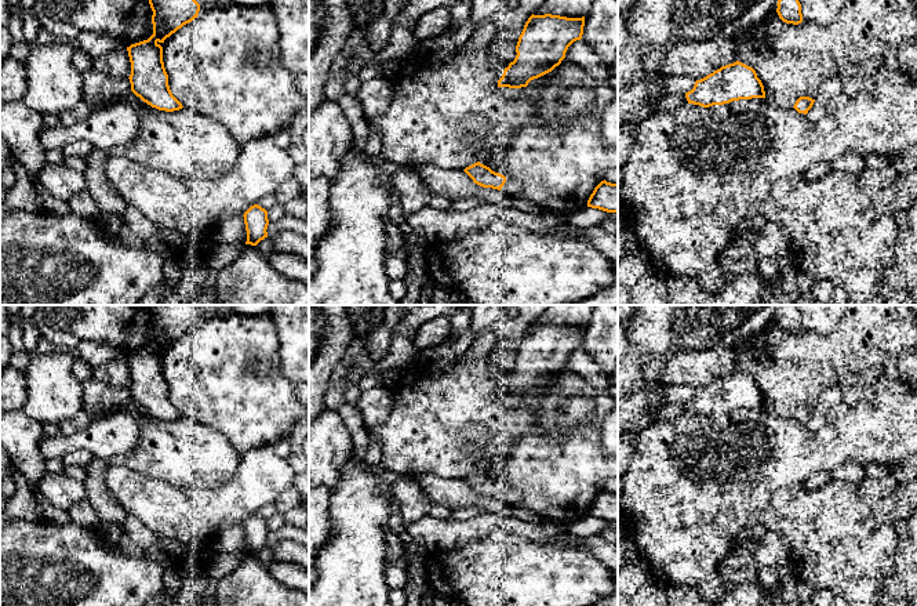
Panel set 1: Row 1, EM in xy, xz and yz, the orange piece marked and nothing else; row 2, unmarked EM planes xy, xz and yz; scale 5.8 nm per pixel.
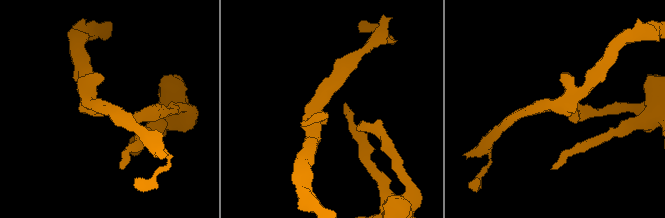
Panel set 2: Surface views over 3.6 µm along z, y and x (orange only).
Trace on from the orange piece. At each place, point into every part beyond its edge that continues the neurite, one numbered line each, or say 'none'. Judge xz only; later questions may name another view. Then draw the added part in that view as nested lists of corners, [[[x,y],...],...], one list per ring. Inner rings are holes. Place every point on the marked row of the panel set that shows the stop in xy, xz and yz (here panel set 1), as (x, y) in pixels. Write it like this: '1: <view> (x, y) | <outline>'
1: xz (512, 187) | [[[506,178],[505,185],[502,186],[501,192],[507,196],[517,196],[523,190],[523,184],[513,178]]]

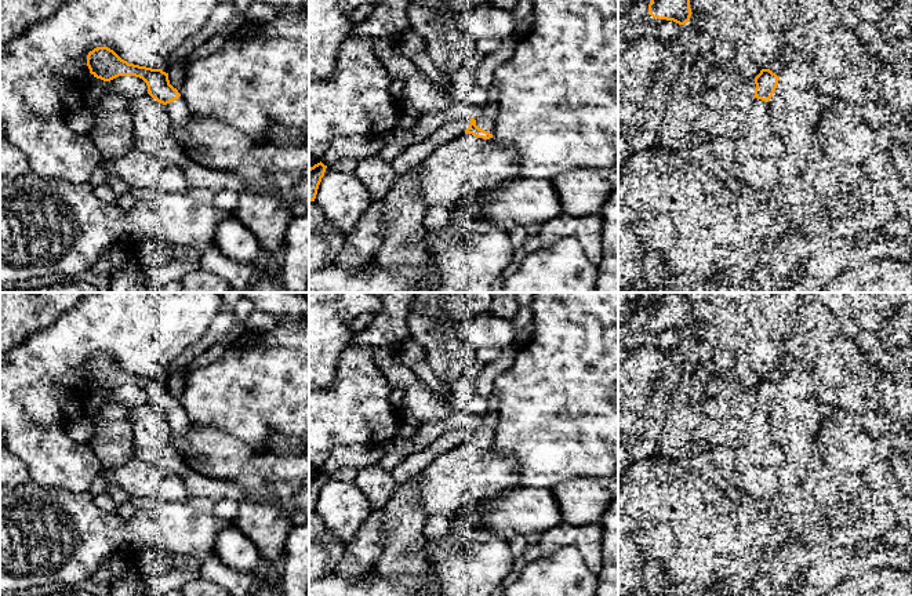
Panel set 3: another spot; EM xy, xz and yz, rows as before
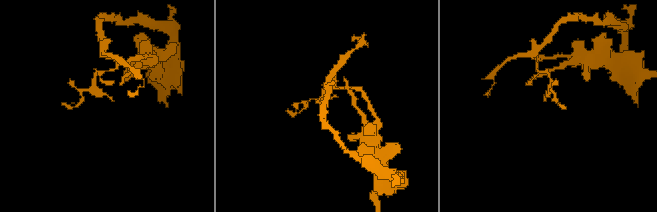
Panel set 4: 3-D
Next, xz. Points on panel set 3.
1: xz (484, 123) | [[[477,117],[475,119],[476,120],[476,126],[490,134],[494,132],[494,128],[495,128],[495,120],[494,119],[490,119],[490,117]]]

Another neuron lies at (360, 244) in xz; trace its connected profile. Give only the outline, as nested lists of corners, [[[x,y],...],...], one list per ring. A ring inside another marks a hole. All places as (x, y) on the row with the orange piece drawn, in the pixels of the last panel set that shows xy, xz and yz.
[[[373,201],[368,211],[346,233],[344,247],[331,265],[359,268],[374,259],[377,250],[385,240],[385,233],[384,201]]]

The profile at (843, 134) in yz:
[[[835,101],[818,123],[815,142],[831,160],[865,164],[876,148],[876,130],[865,121],[860,108]]]

